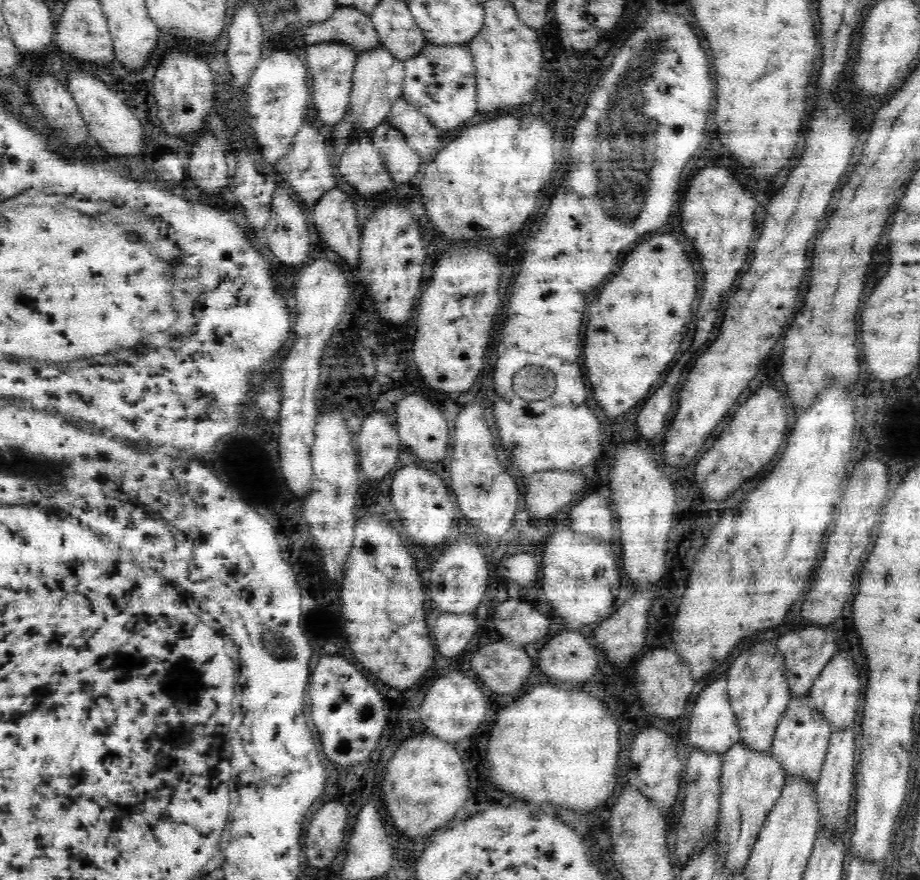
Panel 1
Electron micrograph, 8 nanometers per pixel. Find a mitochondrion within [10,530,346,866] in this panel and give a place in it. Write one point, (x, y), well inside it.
(270, 641)

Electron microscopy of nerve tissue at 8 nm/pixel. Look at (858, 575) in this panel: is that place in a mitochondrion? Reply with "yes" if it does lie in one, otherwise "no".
no

